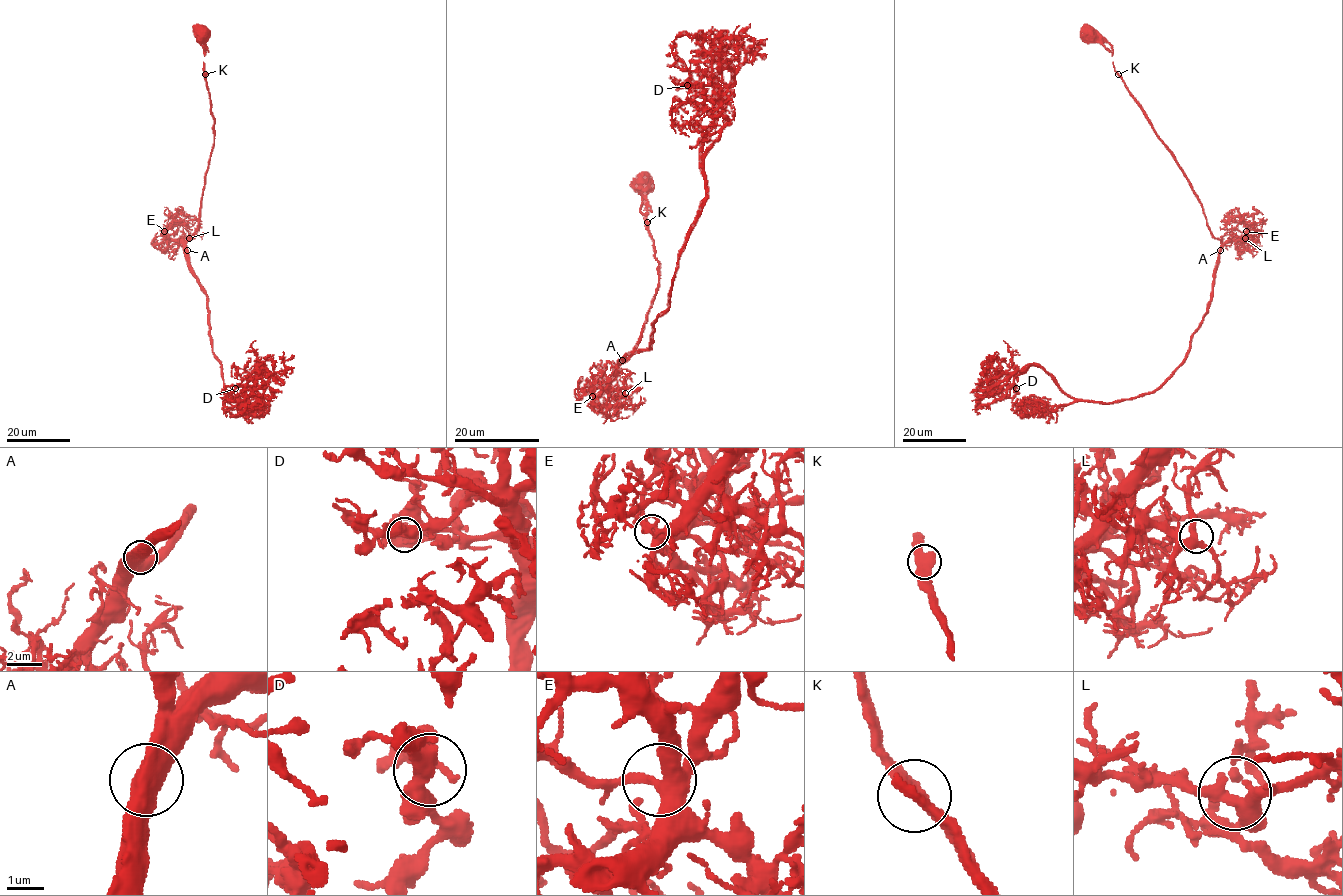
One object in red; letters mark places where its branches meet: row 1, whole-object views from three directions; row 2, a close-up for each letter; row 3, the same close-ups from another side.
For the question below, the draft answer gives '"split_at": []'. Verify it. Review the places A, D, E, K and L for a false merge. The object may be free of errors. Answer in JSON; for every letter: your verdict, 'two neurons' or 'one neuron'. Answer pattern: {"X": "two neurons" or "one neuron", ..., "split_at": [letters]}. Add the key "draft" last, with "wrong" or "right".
{"A": "one neuron", "D": "one neuron", "E": "one neuron", "K": "one neuron", "L": "one neuron", "split_at": [], "draft": "right"}

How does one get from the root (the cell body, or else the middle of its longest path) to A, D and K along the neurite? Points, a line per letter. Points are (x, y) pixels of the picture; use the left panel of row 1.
A: (202, 34), (213, 147), (198, 229), (186, 243), (186, 250)
D: (202, 34), (213, 147), (186, 250), (206, 295), (226, 390), (247, 403), (256, 369), (251, 388), (235, 388)
K: (202, 34), (205, 74)

